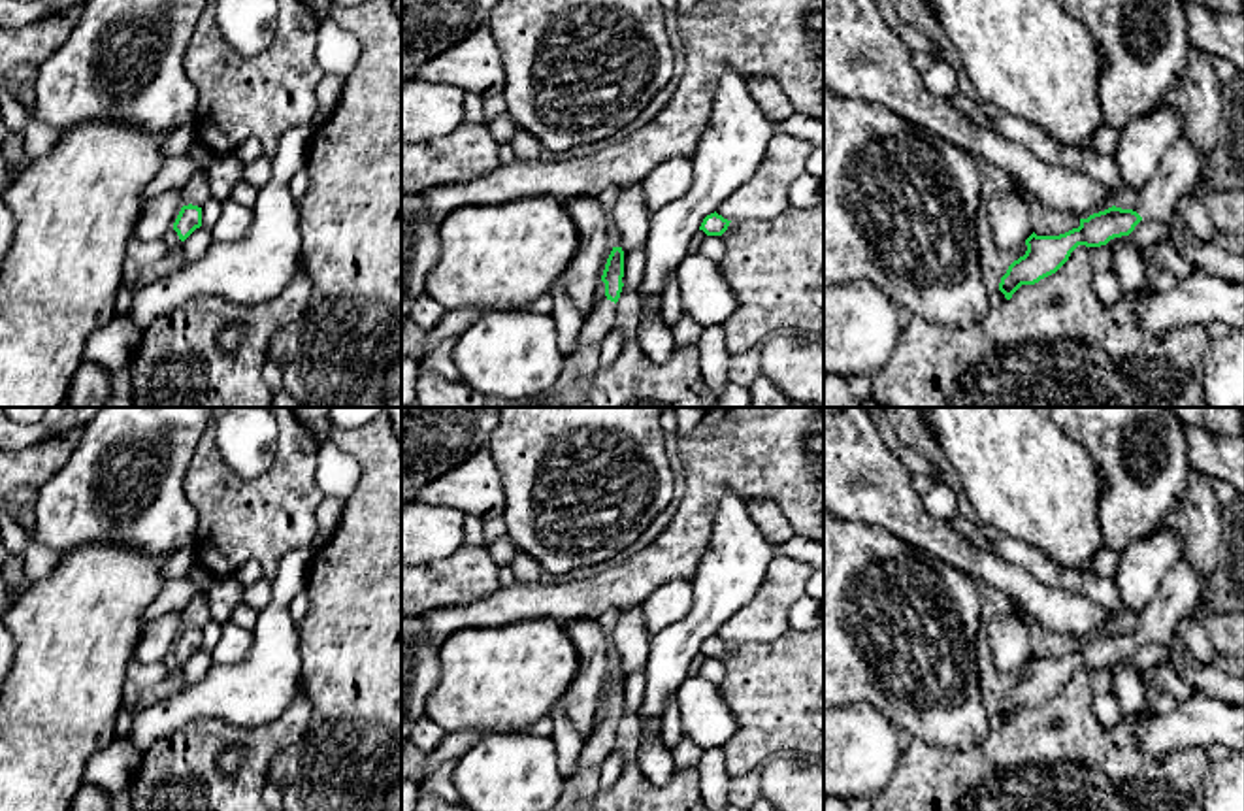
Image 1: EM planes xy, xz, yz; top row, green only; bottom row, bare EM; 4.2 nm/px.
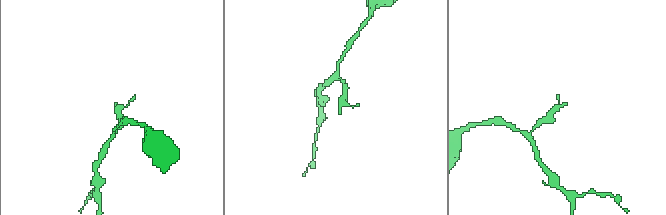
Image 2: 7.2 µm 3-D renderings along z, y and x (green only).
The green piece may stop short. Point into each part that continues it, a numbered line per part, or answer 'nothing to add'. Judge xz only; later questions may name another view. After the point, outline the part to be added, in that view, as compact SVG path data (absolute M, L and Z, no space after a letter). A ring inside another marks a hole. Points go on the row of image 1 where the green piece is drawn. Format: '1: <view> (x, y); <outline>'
1: xz (602, 319); M603 294L594 302L590 315L582 323L577 338L577 349L599 345L601 339L614 328L614 323L616 304Z

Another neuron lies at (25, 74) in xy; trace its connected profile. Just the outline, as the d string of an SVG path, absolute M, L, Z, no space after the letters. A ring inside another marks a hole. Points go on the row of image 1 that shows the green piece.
M23 64L23 66L11 68L6 87L15 96L17 89L25 85L34 85L36 79L38 79L38 68Z

